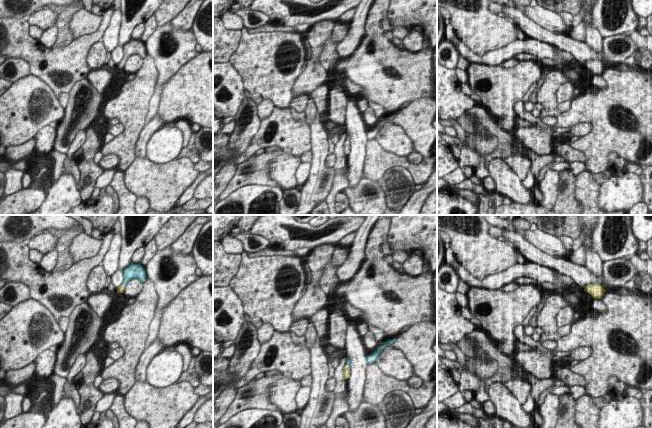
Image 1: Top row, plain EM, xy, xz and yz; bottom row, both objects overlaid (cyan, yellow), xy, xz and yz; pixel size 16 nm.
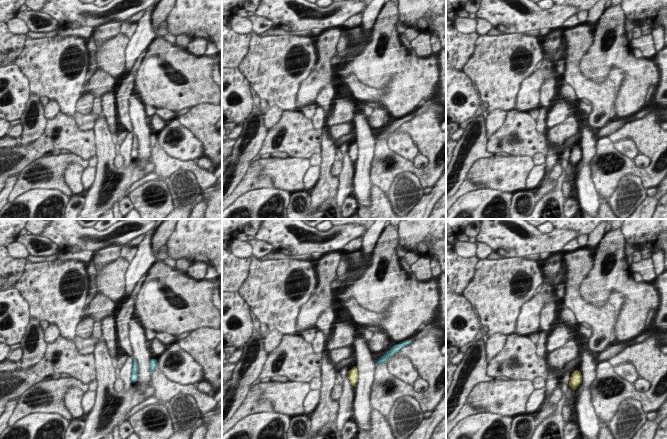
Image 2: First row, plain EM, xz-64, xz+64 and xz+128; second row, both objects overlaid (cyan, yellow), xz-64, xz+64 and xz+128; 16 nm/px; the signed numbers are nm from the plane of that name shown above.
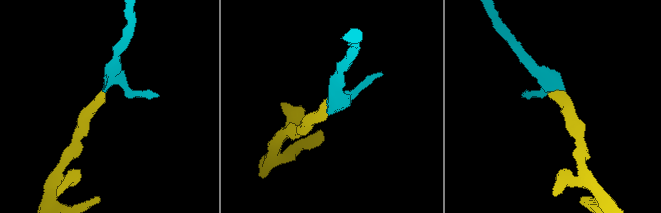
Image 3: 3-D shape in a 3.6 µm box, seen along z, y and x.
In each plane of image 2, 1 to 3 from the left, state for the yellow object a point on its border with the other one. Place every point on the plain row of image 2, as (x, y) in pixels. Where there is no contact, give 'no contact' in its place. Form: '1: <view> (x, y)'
1: no contact
2: no contact
3: no contact

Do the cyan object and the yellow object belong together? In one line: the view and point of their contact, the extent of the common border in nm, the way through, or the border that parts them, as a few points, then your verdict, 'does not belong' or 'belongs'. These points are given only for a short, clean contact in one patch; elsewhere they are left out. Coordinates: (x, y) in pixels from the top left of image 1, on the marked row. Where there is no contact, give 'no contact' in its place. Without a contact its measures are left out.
xz (347, 367) | 110 nm | across xz (348, 361), (347, 367), (346, 372) | belongs

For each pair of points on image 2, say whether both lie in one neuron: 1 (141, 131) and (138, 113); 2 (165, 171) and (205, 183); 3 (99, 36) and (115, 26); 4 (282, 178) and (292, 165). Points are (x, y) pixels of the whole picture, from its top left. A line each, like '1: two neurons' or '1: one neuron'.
1: one neuron
2: one neuron
3: one neuron
4: one neuron

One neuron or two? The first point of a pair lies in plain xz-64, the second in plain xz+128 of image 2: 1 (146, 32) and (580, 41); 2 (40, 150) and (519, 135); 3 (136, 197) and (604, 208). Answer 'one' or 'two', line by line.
1: two
2: one
3: one

